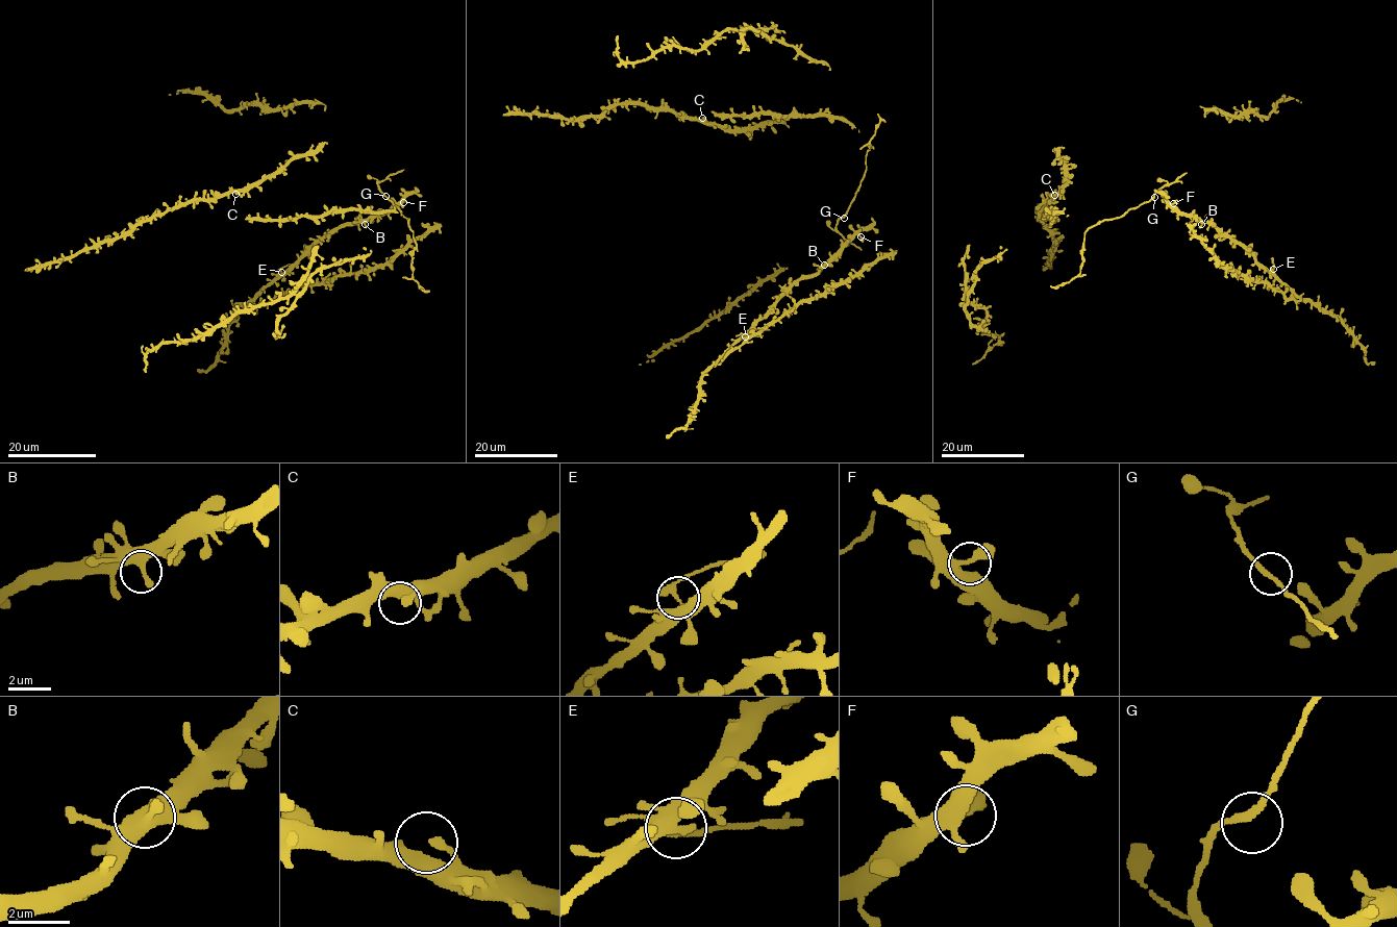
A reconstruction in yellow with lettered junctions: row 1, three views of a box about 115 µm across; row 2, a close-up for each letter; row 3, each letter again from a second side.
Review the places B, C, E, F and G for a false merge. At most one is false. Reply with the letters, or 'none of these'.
E

